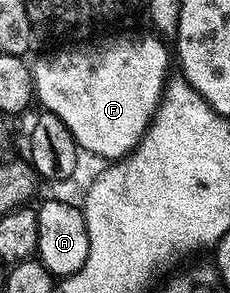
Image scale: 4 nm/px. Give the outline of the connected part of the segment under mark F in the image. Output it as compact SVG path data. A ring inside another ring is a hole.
M153 37L119 40L96 52L59 52L44 64L36 63L33 68L35 95L46 111L69 126L76 144L84 153L92 152L95 156L104 156L104 161L113 162L130 152L146 131L165 87L166 70L167 52Z

